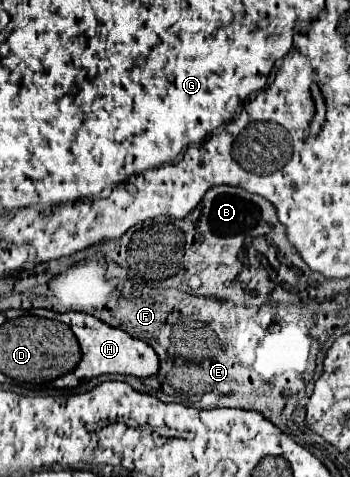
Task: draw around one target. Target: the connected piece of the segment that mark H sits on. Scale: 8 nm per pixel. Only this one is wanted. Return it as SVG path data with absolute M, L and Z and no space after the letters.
M83 313L83 331L79 331L79 339L83 339L83 343L79 343L79 347L83 347L83 371L107 371L135 377L151 377L159 371L159 359L149 343L135 339L93 315Z

